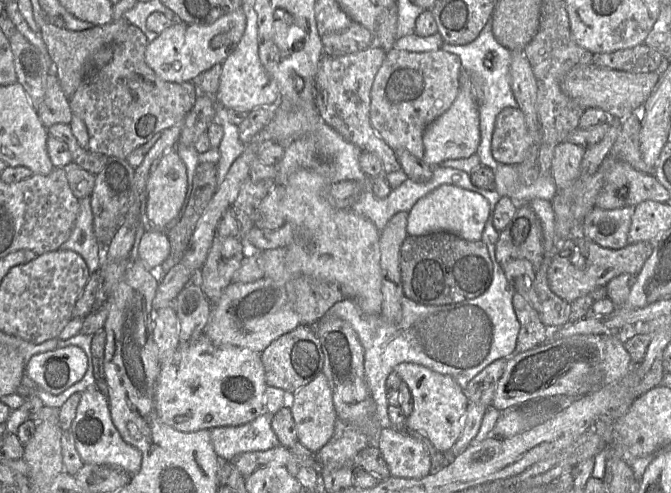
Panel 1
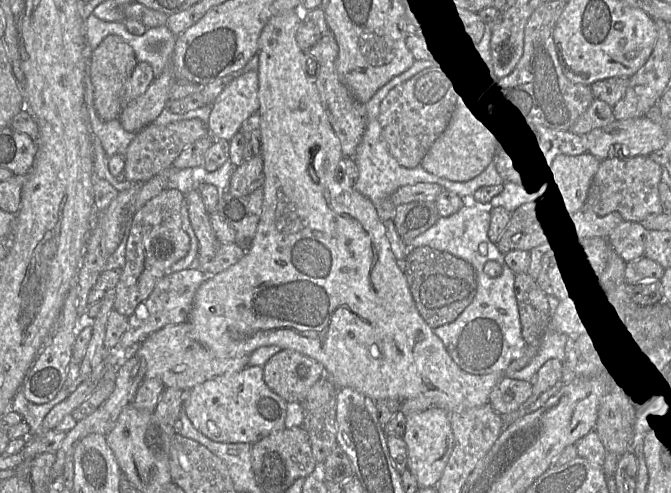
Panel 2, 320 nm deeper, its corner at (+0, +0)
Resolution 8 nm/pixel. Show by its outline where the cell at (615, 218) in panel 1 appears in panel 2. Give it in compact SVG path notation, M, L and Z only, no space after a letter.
M623 220L612 231L608 242L611 250L628 263L644 256L648 232L641 223Z

